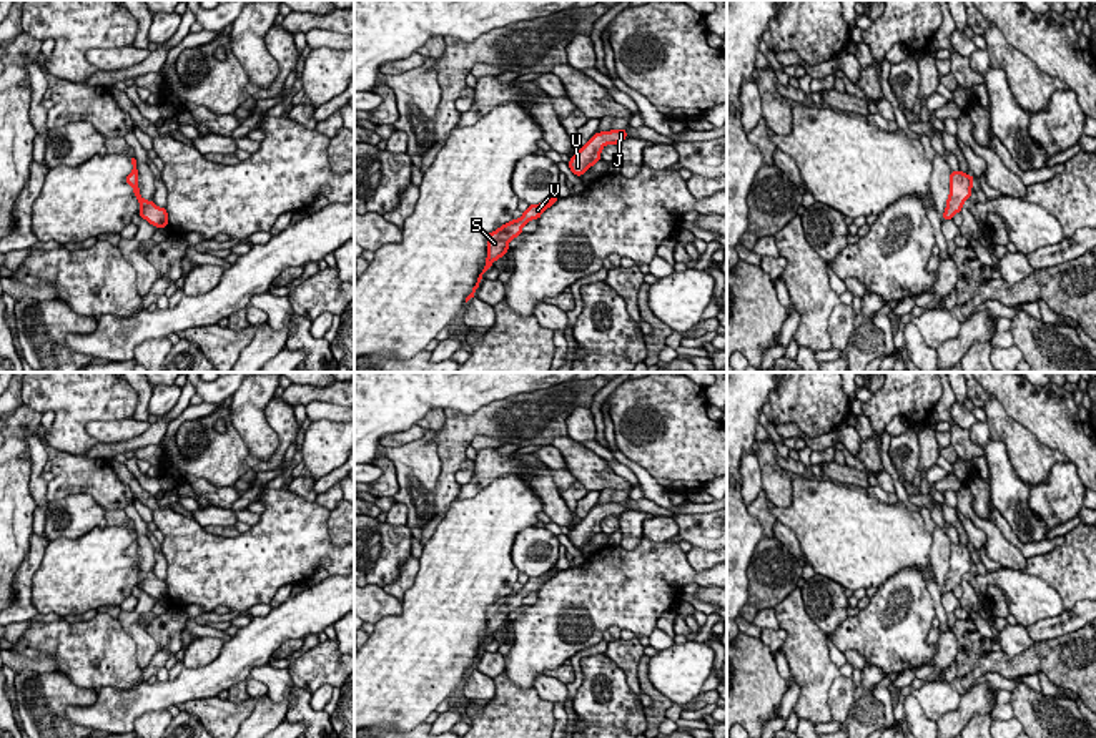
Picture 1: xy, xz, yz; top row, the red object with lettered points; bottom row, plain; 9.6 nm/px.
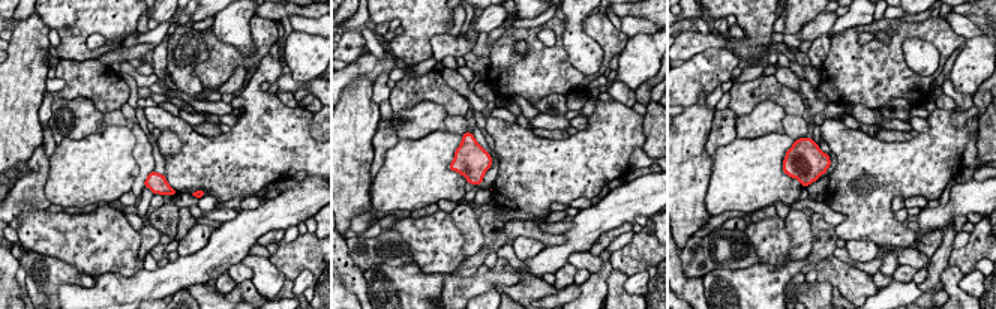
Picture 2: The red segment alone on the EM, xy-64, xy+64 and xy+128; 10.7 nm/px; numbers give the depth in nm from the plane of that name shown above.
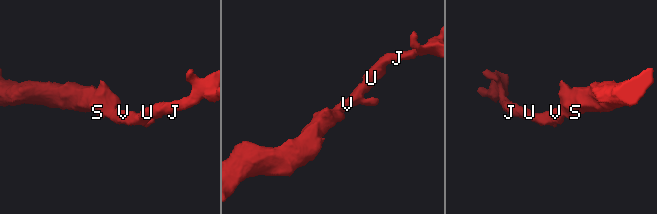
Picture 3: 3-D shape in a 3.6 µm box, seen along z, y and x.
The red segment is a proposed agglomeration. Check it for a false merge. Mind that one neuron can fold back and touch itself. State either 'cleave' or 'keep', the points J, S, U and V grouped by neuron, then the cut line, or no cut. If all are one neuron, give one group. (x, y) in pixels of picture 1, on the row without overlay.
keep | J S U V | no cut

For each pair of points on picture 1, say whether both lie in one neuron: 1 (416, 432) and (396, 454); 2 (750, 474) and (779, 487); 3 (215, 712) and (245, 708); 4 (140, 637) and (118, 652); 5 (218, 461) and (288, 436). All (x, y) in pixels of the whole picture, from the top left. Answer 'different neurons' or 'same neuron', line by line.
1: different neurons
2: different neurons
3: same neuron
4: different neurons
5: same neuron

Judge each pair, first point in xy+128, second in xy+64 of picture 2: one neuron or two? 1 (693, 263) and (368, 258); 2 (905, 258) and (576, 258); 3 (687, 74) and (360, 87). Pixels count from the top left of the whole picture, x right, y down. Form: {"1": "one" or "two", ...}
{"1": "one", "2": "one", "3": "two"}

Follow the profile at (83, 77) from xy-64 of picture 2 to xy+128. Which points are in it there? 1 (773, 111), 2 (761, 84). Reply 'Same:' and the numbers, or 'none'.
Same: 2

